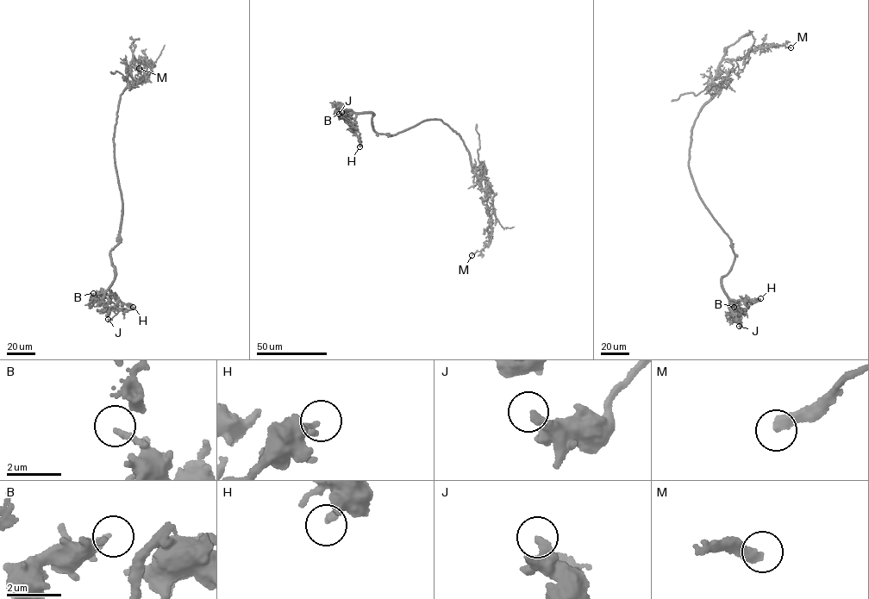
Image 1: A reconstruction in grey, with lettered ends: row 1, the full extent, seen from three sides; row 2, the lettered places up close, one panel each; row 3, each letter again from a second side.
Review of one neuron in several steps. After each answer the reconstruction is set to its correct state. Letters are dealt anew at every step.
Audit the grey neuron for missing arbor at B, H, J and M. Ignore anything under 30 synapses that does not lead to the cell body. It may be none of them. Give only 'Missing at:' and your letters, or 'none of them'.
Missing at: none of them

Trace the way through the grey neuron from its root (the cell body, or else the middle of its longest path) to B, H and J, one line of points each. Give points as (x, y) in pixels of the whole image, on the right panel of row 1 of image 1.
B: (690, 171), (700, 199), (730, 240), (734, 263), (722, 284), (728, 304), (739, 308), (734, 307)
H: (690, 171), (700, 199), (728, 238), (734, 256), (731, 270), (722, 277), (724, 291), (735, 300), (760, 298)
J: (690, 171), (700, 199), (730, 240), (734, 263), (722, 277), (722, 289), (729, 309), (741, 315), (739, 326)

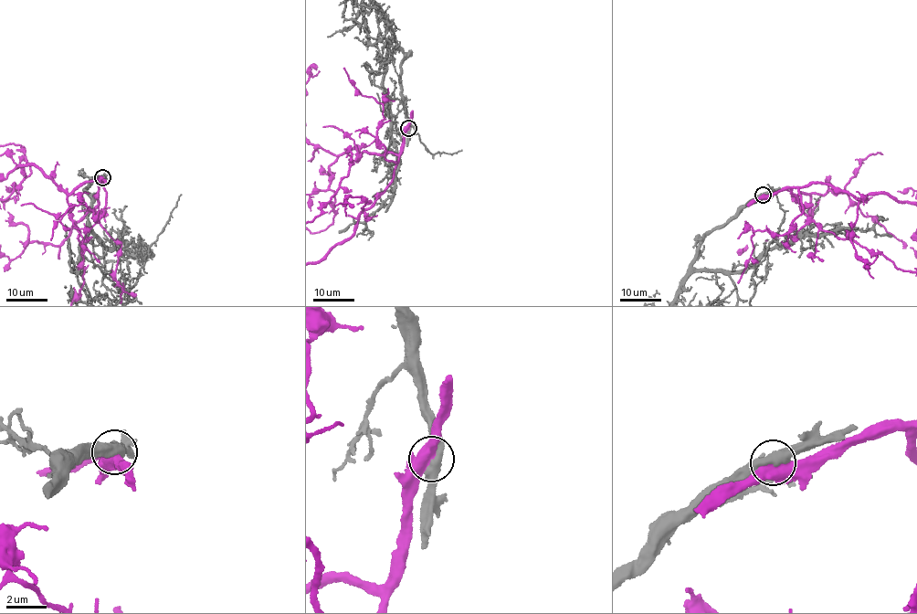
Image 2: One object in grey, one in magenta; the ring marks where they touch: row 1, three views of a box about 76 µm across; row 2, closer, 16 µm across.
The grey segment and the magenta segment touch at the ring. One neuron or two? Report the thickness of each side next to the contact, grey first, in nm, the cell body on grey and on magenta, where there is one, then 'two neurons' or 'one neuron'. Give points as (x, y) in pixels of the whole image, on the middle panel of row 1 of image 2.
500 nm thick on the grey side, 550 nm on the other; no cell body on grey; no cell body on magenta; two neurons

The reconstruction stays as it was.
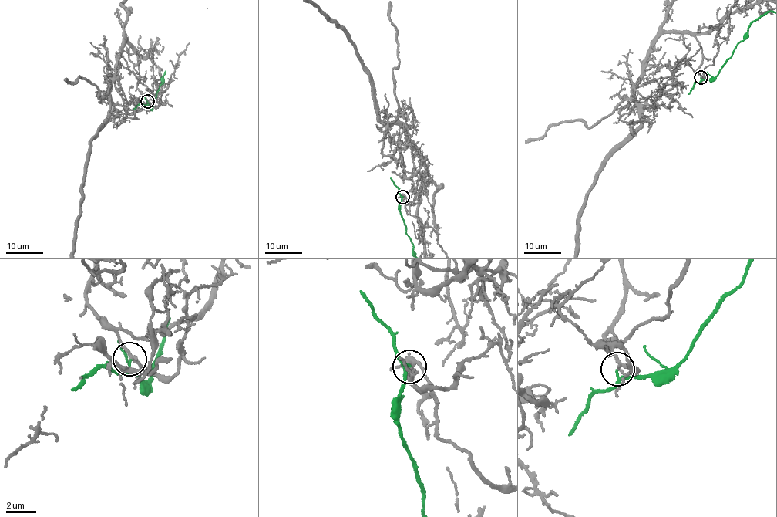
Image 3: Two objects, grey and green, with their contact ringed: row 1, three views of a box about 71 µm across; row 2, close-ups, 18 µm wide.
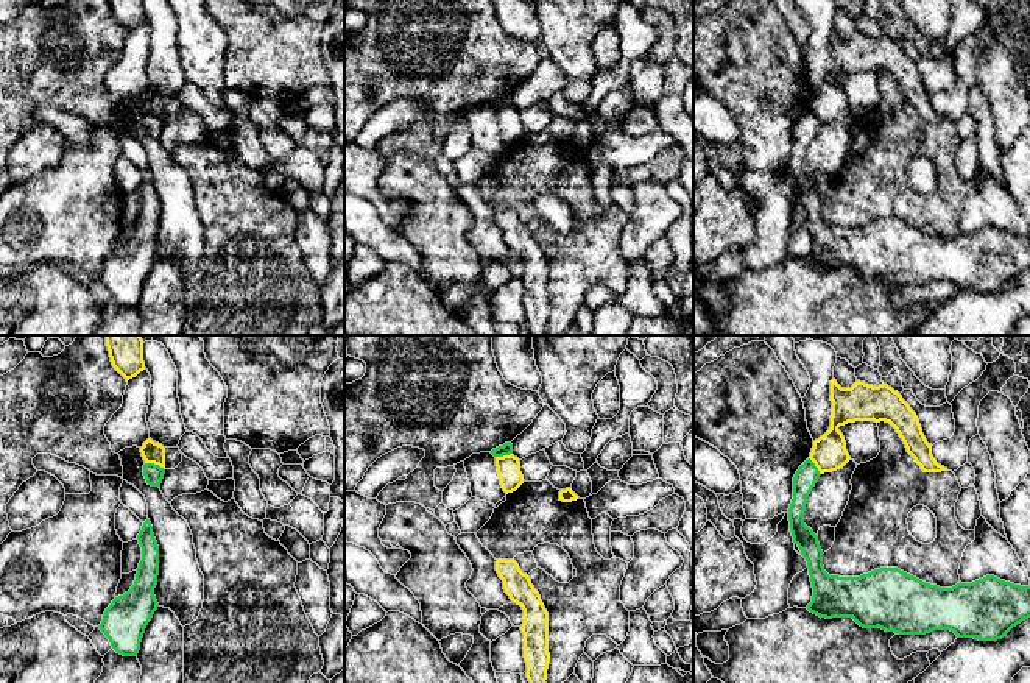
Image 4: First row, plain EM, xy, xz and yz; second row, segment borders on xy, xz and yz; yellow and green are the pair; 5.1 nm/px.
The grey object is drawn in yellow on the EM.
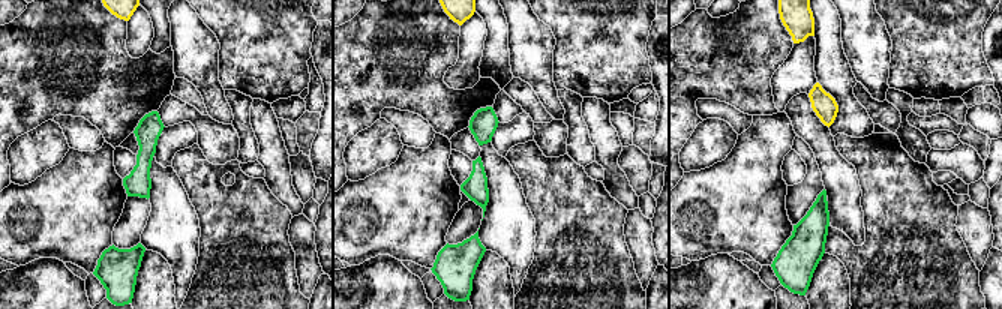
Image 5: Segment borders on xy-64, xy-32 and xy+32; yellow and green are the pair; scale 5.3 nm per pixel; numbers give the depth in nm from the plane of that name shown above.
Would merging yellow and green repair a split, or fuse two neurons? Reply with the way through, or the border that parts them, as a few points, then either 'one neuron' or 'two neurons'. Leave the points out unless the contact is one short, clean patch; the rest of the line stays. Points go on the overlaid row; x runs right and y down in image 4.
along xy (145, 462), (153, 462), (164, 470) | two neurons

